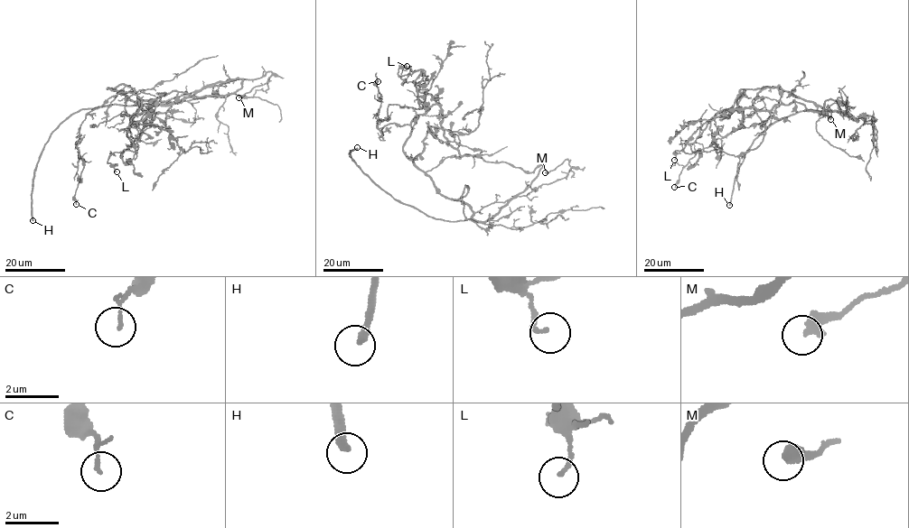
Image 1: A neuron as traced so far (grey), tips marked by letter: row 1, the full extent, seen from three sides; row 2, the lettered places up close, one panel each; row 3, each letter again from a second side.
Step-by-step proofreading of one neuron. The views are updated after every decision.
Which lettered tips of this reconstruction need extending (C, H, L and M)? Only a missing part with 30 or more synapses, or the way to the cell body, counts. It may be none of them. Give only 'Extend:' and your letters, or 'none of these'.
Extend: H

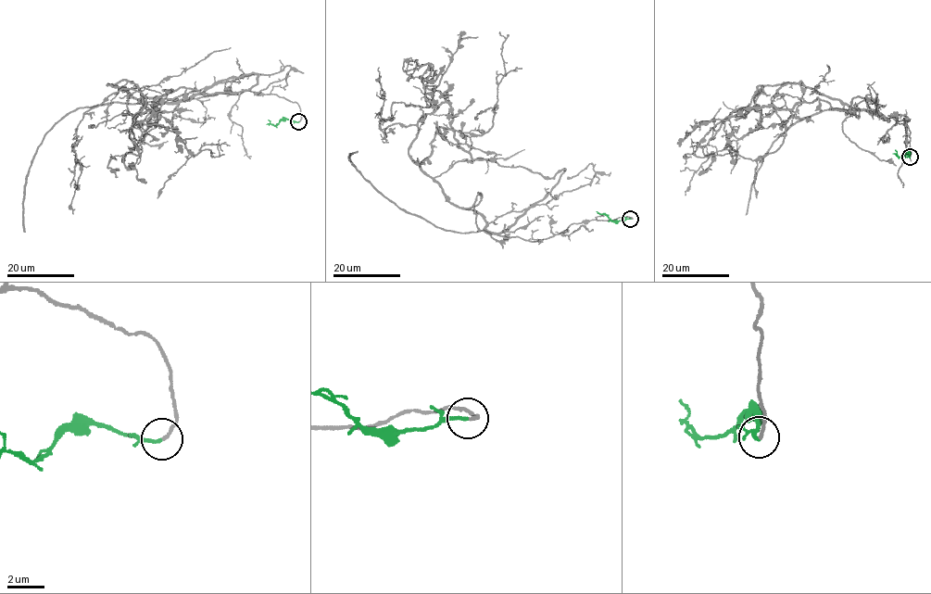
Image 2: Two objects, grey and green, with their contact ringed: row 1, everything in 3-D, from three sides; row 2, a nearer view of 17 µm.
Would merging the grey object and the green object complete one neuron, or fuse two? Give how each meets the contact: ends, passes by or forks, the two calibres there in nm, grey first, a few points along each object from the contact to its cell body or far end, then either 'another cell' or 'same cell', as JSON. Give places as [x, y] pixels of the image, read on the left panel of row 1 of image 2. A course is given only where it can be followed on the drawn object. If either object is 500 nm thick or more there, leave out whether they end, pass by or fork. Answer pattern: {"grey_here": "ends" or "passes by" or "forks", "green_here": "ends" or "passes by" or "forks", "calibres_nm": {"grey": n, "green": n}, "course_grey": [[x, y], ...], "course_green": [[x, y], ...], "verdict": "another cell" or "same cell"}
{"grey_here": "ends", "green_here": "ends", "calibres_nm": {"grey": 160, "green": 160}, "course_grey": [[298, 121], [299, 106], [273, 94], [159, 104], [116, 84], [137, 85], [193, 156], [219, 156], [219, 139]], "course_green": [[298, 121], [282, 119], [275, 125], [267, 124]], "verdict": "same cell"}

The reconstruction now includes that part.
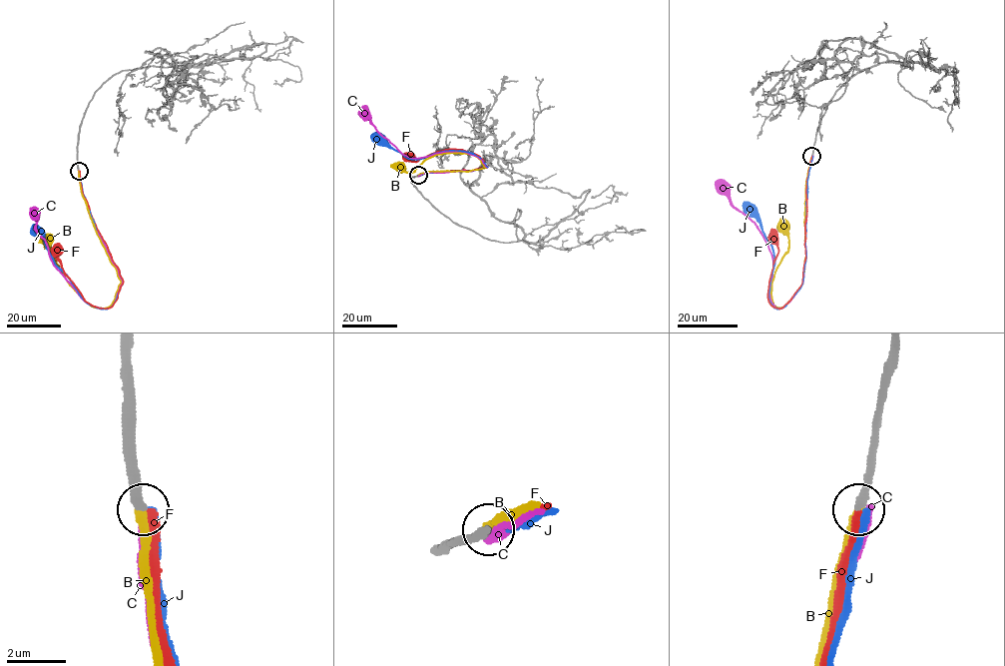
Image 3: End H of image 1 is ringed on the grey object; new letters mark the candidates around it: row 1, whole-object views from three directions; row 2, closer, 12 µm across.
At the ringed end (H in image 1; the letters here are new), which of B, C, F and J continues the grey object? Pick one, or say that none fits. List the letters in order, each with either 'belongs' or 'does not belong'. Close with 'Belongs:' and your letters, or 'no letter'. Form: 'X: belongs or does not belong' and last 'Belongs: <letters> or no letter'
B: belongs
C: does not belong
F: does not belong
J: does not belong
Belongs: B

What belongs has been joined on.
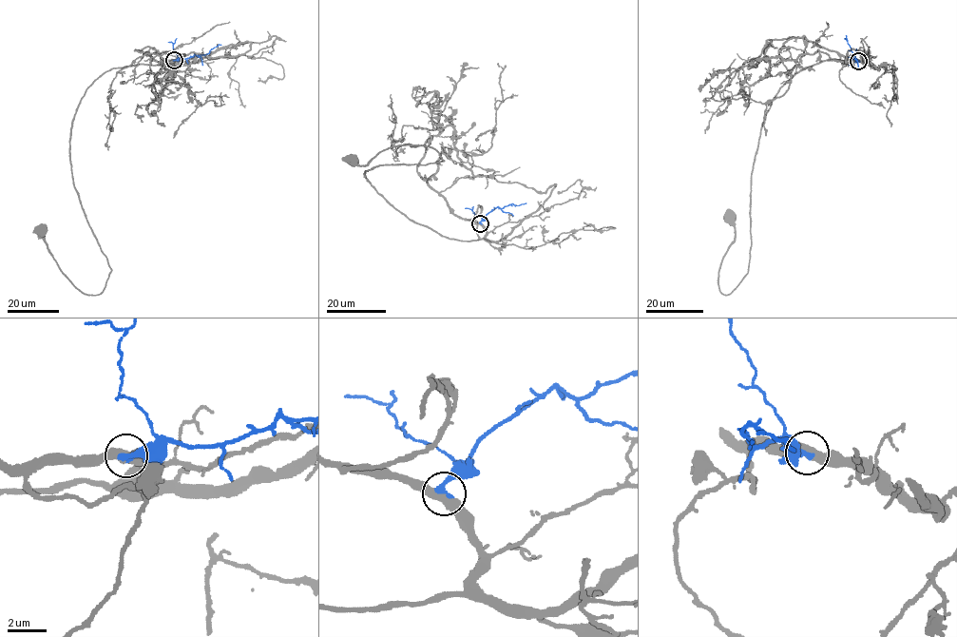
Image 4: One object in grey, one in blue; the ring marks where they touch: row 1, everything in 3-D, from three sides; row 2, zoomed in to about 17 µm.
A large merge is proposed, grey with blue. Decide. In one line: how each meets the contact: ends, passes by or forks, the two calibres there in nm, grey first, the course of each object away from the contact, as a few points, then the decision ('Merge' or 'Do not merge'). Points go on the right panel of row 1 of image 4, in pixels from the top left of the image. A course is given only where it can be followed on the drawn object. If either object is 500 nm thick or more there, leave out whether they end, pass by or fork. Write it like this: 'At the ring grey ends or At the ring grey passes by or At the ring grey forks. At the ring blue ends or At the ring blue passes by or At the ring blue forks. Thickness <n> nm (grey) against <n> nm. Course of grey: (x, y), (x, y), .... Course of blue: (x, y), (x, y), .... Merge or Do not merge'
At the ring grey passes by. At the ring blue ends. Thickness 480 nm (grey) against 380 nm. Course of grey: (859, 61), (872, 66), (807, 67), (773, 99), (751, 183), (747, 274), (724, 295), (729, 215). Course of blue: (859, 61), (849, 57), (852, 57), (855, 49). Merge

